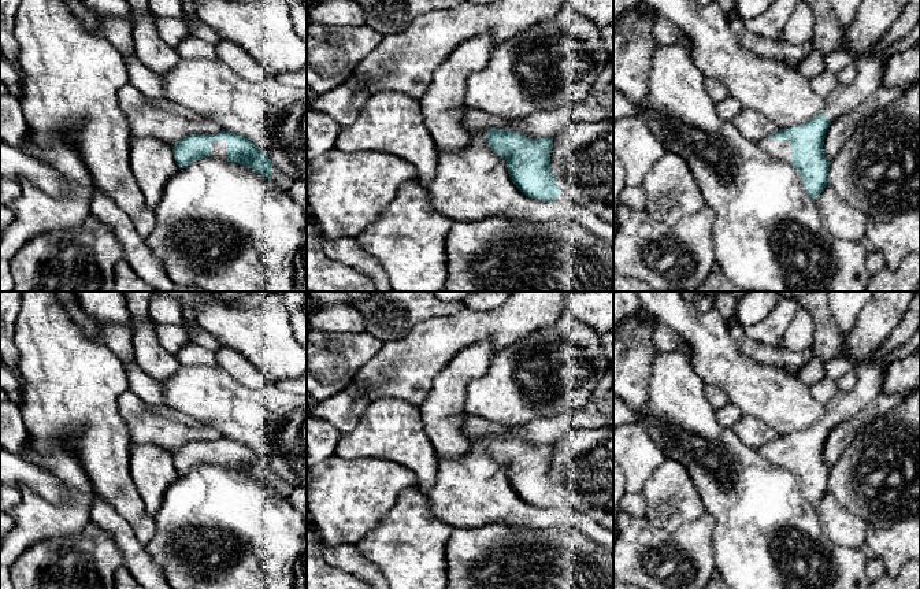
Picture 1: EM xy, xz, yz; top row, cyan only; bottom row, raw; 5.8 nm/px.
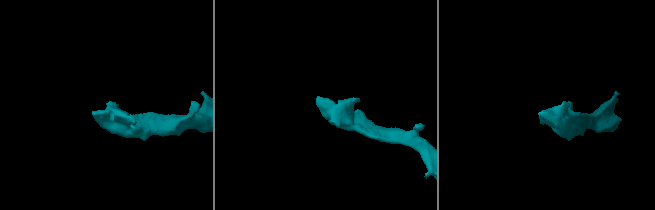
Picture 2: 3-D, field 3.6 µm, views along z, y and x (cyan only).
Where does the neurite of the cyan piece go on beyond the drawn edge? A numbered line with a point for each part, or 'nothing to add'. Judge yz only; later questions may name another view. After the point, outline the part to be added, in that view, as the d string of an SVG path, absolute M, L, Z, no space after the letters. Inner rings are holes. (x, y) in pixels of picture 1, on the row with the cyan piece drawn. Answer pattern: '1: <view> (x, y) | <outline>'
1: yz (779, 149) | M768 137L760 140L758 147L769 156L784 163L791 163L791 142L790 141L769 141Z

